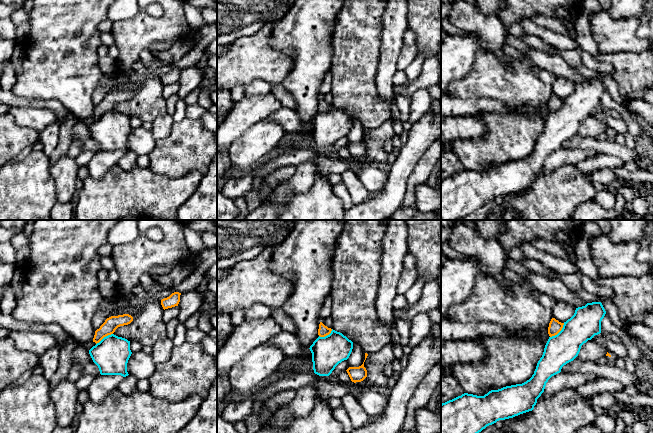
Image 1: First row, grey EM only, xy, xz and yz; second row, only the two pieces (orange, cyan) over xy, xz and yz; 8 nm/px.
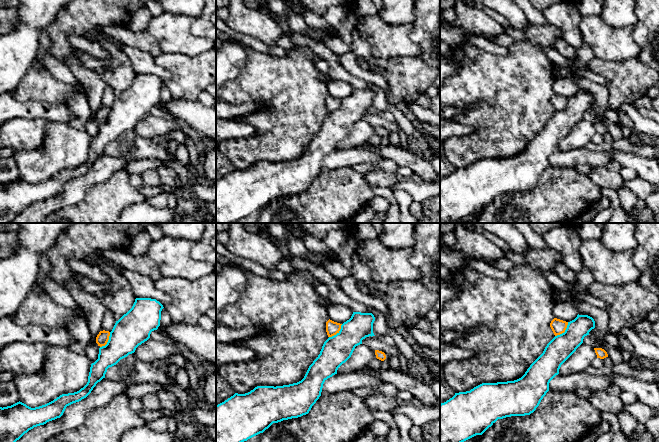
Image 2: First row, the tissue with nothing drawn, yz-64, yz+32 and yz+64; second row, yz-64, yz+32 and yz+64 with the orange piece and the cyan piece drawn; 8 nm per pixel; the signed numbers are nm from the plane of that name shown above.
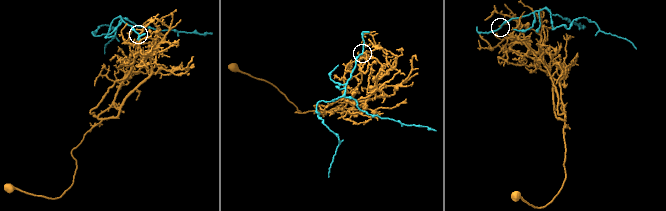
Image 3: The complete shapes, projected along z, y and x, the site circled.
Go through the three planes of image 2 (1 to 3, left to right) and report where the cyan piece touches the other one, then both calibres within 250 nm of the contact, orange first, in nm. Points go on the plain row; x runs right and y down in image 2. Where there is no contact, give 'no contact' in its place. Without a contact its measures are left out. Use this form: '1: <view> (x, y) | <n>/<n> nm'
1: yz-64 (107, 117) | 100/280 nm
2: yz+32 (337, 108) | 110/240 nm
3: yz+64 (564, 107) | 120/200 nm

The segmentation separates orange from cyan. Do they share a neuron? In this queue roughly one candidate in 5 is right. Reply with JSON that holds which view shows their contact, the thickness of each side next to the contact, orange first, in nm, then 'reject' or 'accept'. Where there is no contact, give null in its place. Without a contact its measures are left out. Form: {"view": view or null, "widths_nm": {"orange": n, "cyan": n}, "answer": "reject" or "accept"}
{"view": "yz", "widths_nm": {"orange": 100, "cyan": 240}, "answer": "reject"}

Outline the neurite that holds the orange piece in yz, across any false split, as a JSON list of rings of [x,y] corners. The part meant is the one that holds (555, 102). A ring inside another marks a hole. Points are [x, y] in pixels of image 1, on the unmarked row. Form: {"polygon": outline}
{"polygon": [[[552,94],[549,103],[548,110],[550,113],[557,111],[563,104],[564,99],[559,98],[555,94]]]}

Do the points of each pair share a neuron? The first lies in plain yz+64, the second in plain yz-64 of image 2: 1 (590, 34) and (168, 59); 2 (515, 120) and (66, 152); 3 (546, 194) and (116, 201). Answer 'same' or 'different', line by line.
1: different
2: same
3: same

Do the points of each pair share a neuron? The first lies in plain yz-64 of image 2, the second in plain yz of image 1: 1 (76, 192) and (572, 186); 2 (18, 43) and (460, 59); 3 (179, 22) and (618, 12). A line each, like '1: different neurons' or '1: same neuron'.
1: different neurons
2: same neuron
3: different neurons

